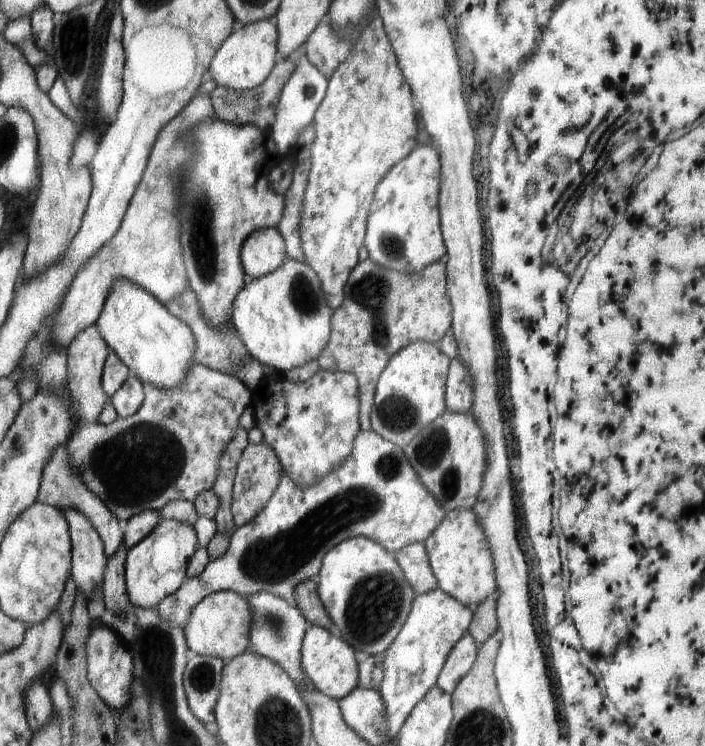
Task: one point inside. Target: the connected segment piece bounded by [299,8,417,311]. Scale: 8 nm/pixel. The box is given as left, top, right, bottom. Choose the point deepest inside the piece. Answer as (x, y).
(366, 123)

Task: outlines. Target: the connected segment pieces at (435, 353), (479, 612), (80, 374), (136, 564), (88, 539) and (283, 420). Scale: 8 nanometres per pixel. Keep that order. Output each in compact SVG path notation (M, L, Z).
M418 341L399 350L388 361L376 383L371 429L384 440L404 448L425 426L447 410L445 392L450 358L437 345Z
M494 591L494 594L472 609L473 617L468 632L473 636L477 648L499 628L495 613L497 598L498 594Z
M95 324L80 331L67 346L67 363L69 370L69 394L79 408L79 420L82 424L96 423L102 408L110 400L101 387L101 376L109 346Z
M161 519L159 525L145 539L127 550L124 580L129 604L151 609L162 599L174 594L186 579L189 560L198 546L193 526L174 519Z
M75 508L62 510L70 529L72 541L71 575L77 590L87 596L89 602L96 584L103 579L107 556L100 535L89 520Z
M319 369L312 378L299 383L282 376L279 386L272 386L265 379L252 390L254 426L263 432L263 440L274 449L283 470L301 489L322 480L350 456L354 439L361 430L358 387L352 373Z

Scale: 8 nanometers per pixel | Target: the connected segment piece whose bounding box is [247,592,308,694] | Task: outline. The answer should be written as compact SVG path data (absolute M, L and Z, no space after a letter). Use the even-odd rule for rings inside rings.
M259 592L248 596L247 599L252 611L251 626L254 629L249 634L249 651L277 662L295 682L301 694L303 676L306 675L301 667L301 644L307 631L307 620L296 604L290 604L272 593Z

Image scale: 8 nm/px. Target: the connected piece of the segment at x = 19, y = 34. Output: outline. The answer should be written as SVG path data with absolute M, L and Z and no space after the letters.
M21 16L19 19L11 20L5 26L2 35L10 44L20 49L26 62L34 70L46 61L46 52L40 50L34 42L29 16Z

